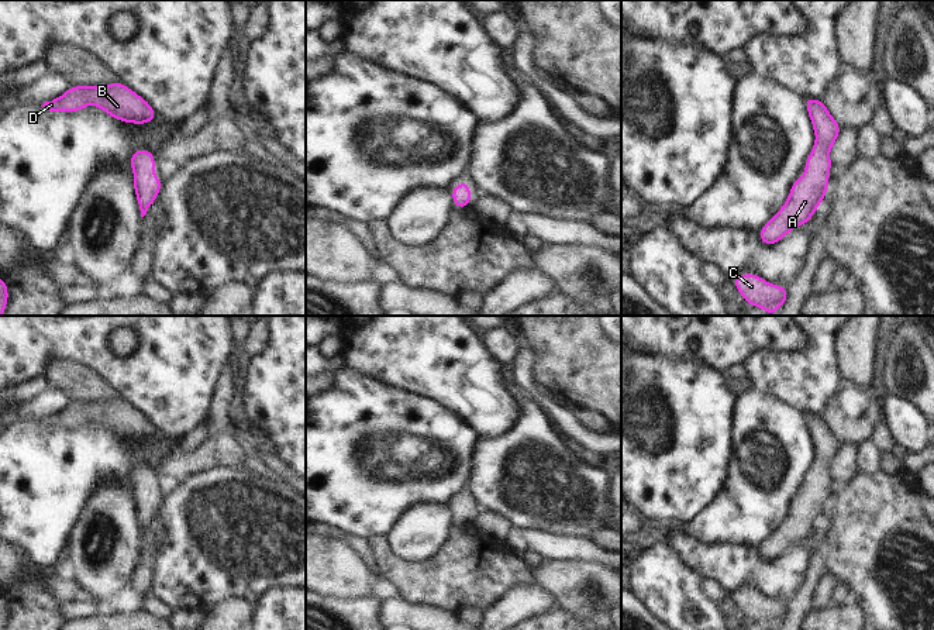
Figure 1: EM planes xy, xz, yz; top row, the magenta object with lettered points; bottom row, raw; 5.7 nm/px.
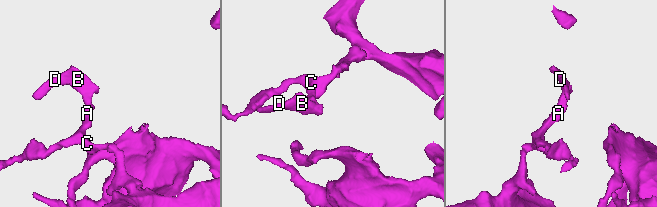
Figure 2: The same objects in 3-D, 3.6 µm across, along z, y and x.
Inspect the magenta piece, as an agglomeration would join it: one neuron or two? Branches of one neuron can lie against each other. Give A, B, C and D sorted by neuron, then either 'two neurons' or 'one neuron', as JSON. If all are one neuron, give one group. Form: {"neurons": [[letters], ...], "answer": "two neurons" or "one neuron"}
{"neurons": [["A", "B", "C", "D"]], "answer": "one neuron"}

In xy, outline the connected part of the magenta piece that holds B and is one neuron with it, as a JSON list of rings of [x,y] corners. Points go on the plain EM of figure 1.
[[[121,397],[107,402],[70,402],[62,412],[45,417],[49,427],[75,428],[96,420],[114,436],[142,441],[156,434],[152,421]]]

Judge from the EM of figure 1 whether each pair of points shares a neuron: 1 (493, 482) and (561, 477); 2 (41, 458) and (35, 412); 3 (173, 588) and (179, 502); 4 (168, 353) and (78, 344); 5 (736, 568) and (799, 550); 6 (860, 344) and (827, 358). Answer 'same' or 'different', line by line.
1: same
2: different
3: same
4: same
5: same
6: different

